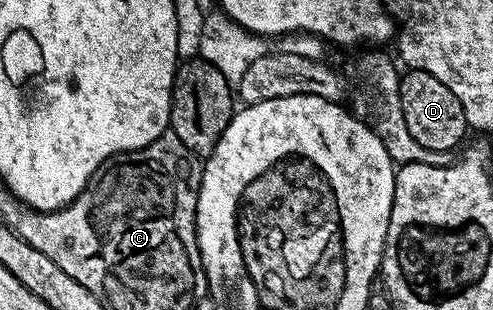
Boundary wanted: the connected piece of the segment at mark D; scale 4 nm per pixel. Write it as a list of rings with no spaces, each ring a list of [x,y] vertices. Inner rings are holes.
[[[418,68],[406,71],[401,76],[401,87],[399,89],[401,98],[401,109],[403,118],[407,122],[407,130],[419,146],[423,146],[432,152],[448,154],[461,139],[469,128],[467,118],[463,114],[463,106],[455,94],[435,74],[427,74]]]

